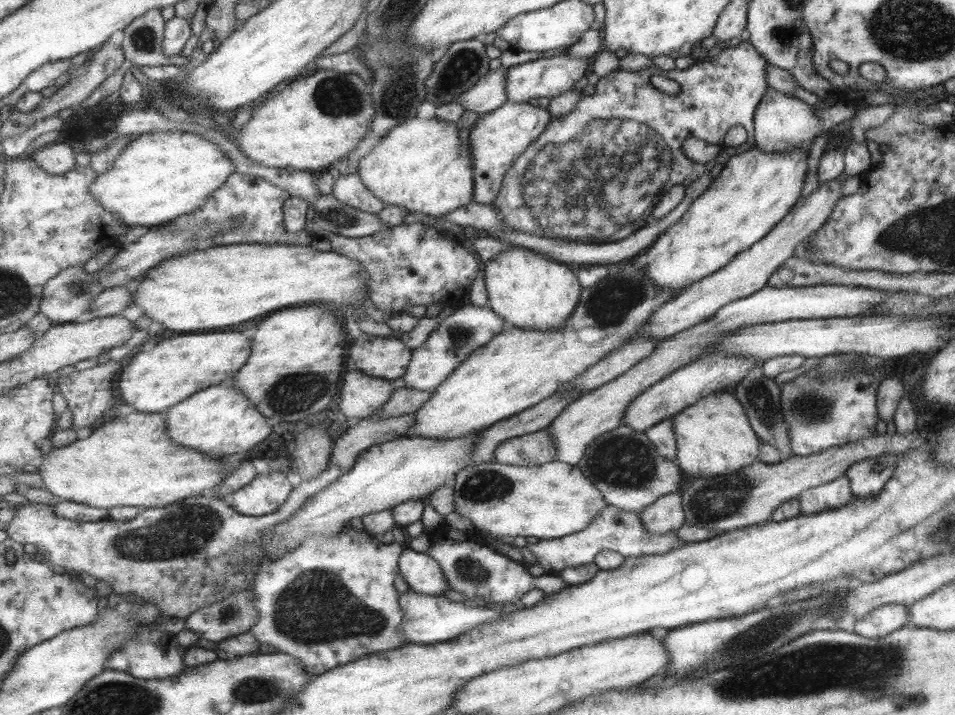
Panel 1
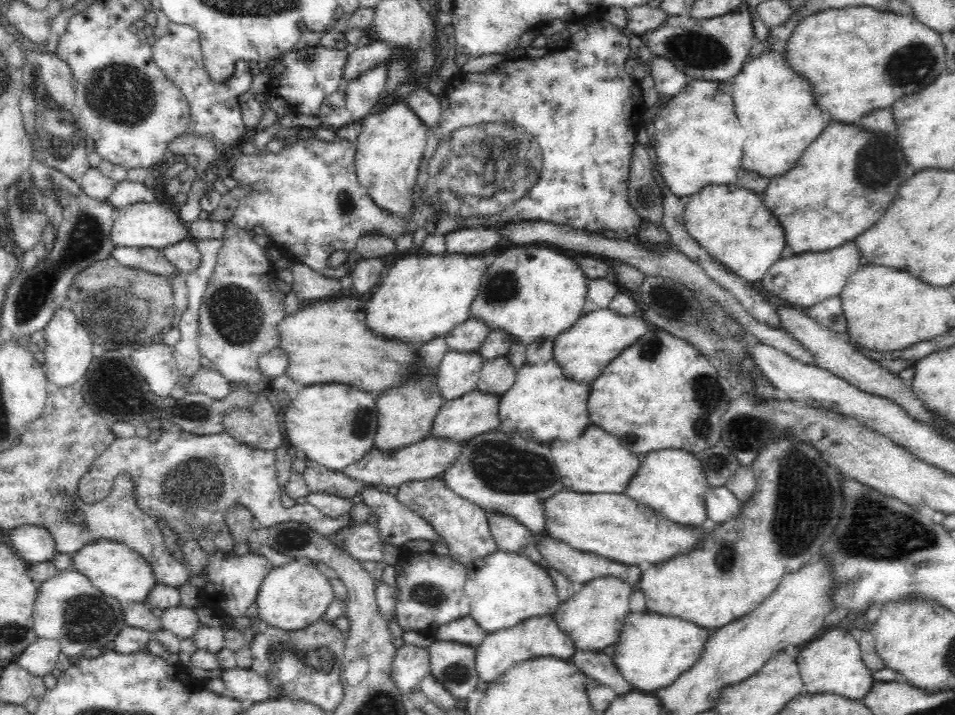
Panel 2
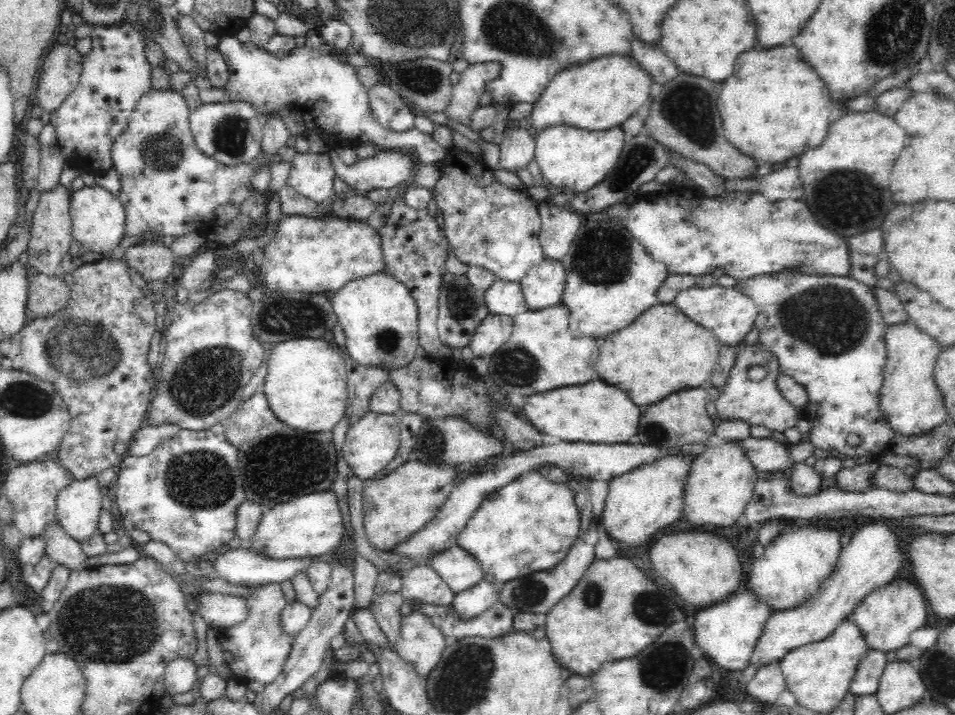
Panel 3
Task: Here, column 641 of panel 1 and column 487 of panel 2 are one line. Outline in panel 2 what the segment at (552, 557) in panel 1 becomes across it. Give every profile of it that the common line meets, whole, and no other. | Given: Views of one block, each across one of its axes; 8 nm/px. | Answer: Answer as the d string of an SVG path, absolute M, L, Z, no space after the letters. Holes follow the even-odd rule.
M441 477L412 480L400 484L397 488L399 503L428 522L448 547L449 556L455 562L466 566L472 560L480 560L497 552L497 544L490 534L485 510L448 489Z

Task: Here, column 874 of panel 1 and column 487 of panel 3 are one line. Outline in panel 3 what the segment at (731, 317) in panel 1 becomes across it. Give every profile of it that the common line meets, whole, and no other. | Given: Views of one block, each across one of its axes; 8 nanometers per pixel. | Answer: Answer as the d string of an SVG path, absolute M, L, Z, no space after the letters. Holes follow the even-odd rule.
M498 278L485 291L485 303L490 313L512 317L529 309L519 281Z

